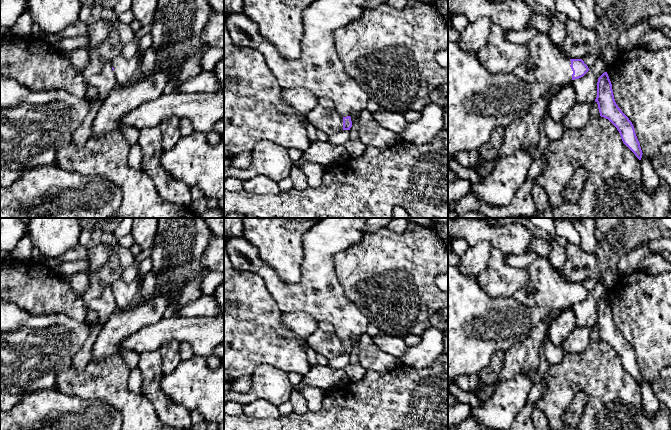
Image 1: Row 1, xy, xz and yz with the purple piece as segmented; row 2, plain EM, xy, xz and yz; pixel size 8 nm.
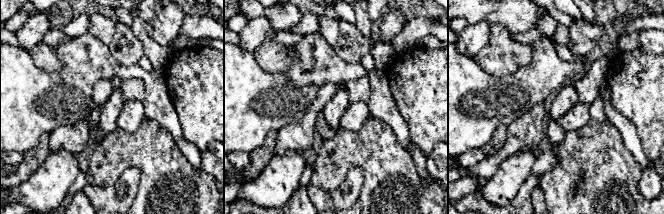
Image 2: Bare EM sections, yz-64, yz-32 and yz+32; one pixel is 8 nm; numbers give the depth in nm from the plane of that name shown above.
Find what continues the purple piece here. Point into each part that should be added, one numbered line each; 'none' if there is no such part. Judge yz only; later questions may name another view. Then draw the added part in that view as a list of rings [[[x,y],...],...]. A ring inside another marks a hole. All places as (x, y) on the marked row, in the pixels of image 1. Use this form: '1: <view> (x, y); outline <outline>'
1: yz (478, 101); outline [[[539,33],[526,44],[529,59],[510,73],[492,74],[478,60],[477,54],[462,51],[457,42],[448,42],[448,155],[473,151],[484,146],[496,127],[506,127],[525,117],[530,108],[553,86],[571,83],[571,61],[563,56],[547,34]]]

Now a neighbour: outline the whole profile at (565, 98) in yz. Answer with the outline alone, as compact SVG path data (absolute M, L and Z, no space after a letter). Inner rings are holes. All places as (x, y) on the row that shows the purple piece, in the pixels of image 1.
M571 83L559 88L548 104L547 112L554 122L560 123L564 115L576 103L576 93Z

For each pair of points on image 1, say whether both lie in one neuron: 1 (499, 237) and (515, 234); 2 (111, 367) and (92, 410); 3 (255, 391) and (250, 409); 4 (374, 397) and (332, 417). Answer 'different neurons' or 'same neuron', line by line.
1: same neuron
2: different neurons
3: different neurons
4: same neuron

